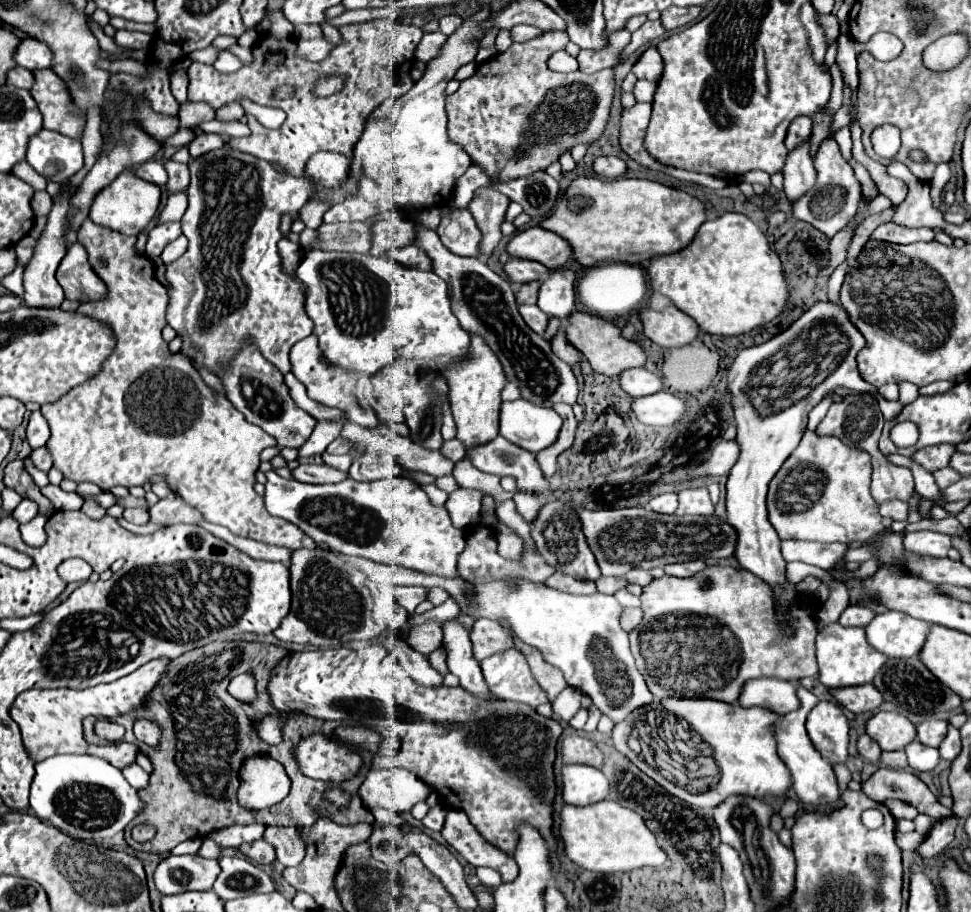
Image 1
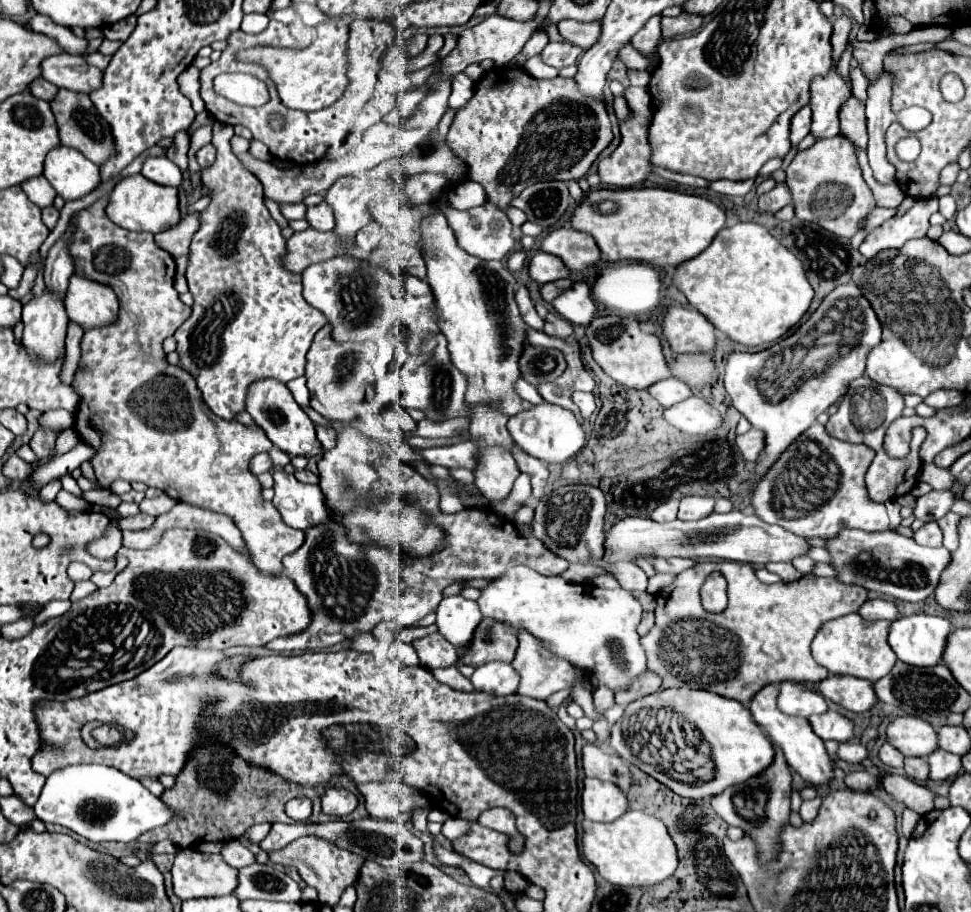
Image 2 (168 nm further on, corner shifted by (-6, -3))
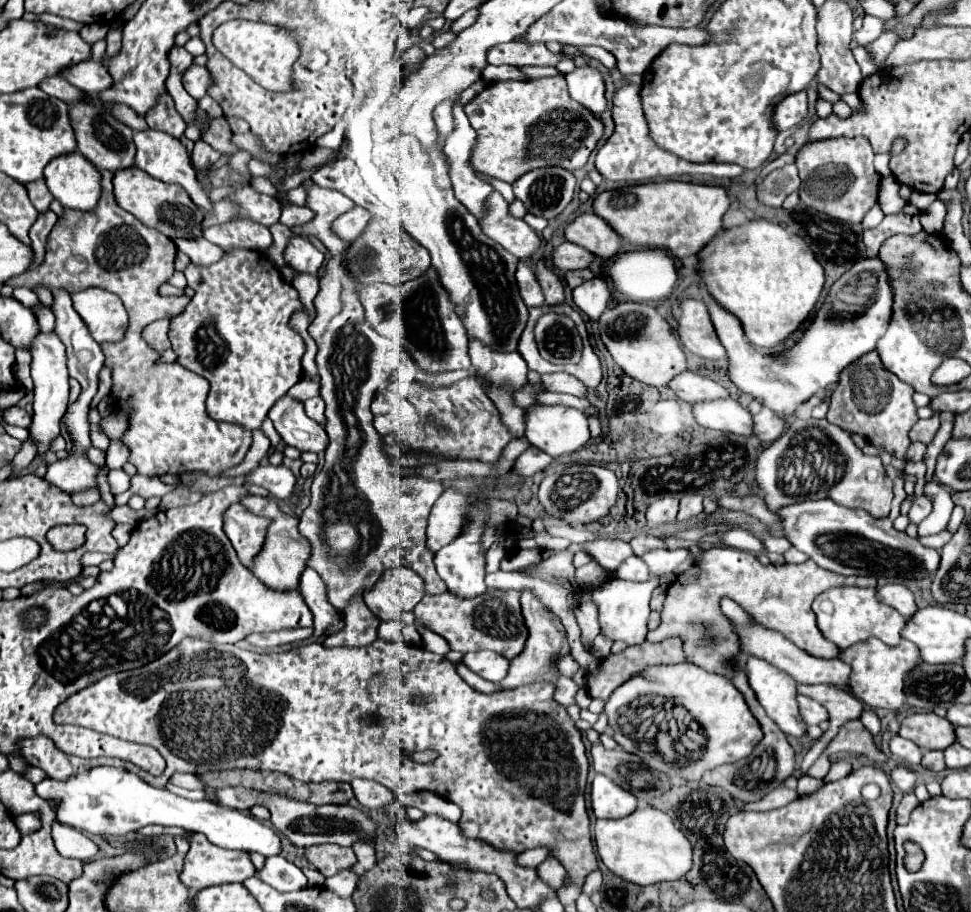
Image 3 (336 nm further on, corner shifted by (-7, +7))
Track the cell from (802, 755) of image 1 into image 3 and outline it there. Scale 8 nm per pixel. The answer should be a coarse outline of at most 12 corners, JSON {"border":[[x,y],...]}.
{"border":[[758,657],[746,673],[768,717],[784,733],[806,735],[796,681]]}

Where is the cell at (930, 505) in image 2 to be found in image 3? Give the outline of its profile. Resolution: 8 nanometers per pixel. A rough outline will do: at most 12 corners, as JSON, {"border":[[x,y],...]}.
{"border":[[926,495],[912,501],[908,511],[910,523],[918,525],[930,511]]}

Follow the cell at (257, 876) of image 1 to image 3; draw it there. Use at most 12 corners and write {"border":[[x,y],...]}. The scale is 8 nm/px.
{"border":[[284,857],[266,859],[258,877],[278,891],[306,887],[306,875]]}

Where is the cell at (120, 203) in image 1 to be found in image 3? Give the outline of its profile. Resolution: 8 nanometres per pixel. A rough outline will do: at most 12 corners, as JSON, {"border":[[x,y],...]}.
{"border":[[138,167],[114,173],[118,205],[168,239],[202,237],[204,211]]}

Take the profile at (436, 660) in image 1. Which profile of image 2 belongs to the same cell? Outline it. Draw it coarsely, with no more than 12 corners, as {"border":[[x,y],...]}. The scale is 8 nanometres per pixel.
{"border":[[457,665],[433,669],[439,683],[473,691],[471,681],[459,673]]}

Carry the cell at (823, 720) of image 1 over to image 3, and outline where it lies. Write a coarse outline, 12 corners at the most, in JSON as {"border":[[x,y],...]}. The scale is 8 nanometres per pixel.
{"border":[[806,695],[796,697],[806,725],[828,721],[828,711]]}

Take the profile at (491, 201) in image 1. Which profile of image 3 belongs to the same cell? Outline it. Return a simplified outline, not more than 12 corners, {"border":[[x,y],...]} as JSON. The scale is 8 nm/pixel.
{"border":[[562,75],[488,85],[472,167],[582,169],[604,129]]}

